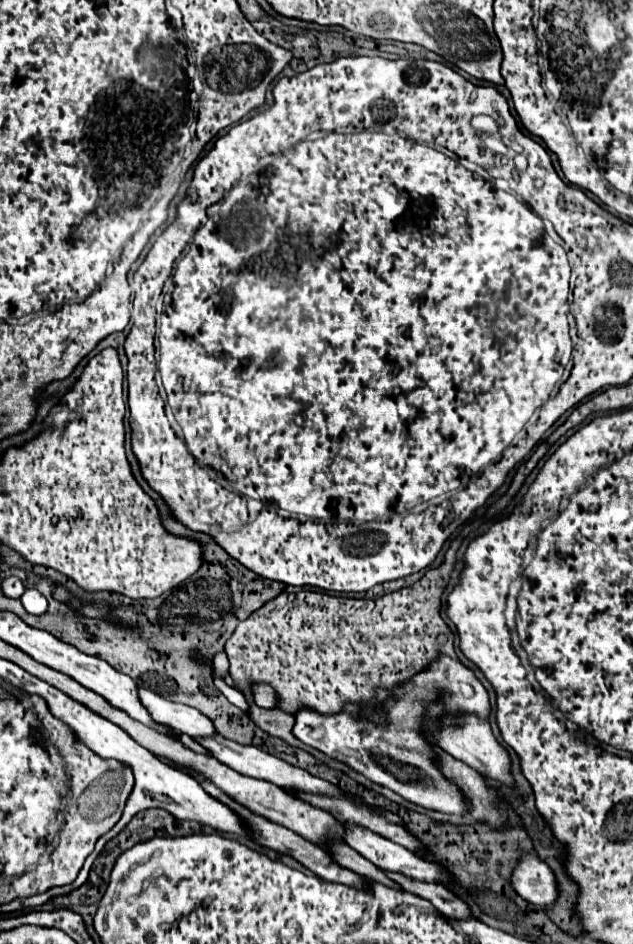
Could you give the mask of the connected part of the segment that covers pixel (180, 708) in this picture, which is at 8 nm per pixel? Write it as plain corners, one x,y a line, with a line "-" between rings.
141,688
141,700
145,702
145,706
149,706
149,712
153,714
153,718
157,718
159,722
165,722
167,726
173,726
175,730
191,738
207,738
217,734
213,720
201,714
197,708
169,702
145,688

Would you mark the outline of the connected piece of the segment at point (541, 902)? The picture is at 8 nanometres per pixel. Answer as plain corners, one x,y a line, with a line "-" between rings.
521,856
513,872
513,888
535,906
551,906
559,896
553,870
537,856

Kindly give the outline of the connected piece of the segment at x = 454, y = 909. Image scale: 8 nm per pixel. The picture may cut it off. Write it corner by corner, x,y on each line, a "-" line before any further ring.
387,872
389,878
393,878
395,882
399,882
399,886
405,890
405,892
411,892
411,894
419,894
421,898
429,900
441,914
445,914
447,918
457,918
457,920
469,920
469,918
475,918
473,916
473,910
471,906
461,900
459,896
455,896
451,890
447,890
445,886
441,884
429,884
429,882
417,882
413,878
407,878
403,874
393,874
393,872

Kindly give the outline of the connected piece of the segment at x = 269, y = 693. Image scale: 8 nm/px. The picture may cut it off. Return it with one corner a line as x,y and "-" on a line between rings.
257,684
253,690
255,690
255,702
257,704
261,704
263,708
273,708
275,706
275,694
273,694
273,690
269,690
269,686

